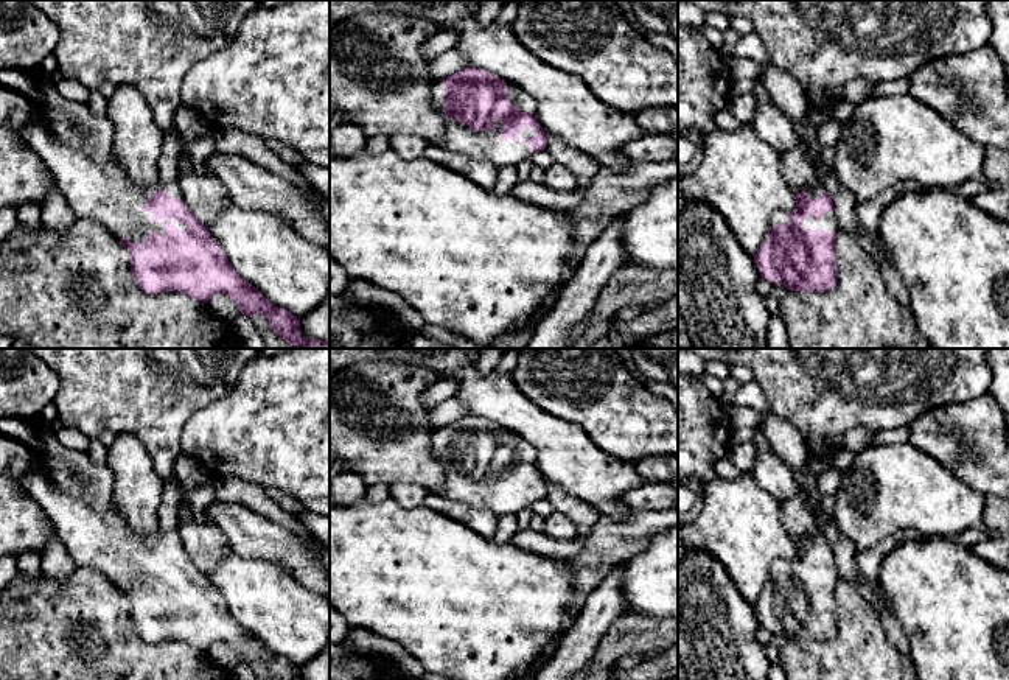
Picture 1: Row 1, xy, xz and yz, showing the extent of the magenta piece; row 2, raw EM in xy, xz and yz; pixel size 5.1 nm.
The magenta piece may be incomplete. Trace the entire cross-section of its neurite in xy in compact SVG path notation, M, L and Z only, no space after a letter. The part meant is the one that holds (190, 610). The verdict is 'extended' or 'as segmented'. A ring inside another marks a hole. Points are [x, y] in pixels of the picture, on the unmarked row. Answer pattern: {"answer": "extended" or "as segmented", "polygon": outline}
{"answer": "extended", "polygon": "M42 419L28 422L40 448L34 451L36 467L22 478L23 489L53 521L72 560L103 573L131 601L131 619L141 640L183 641L202 652L225 643L238 652L241 663L264 663L272 680L302 680L300 666L271 652L233 618L207 573L188 559L177 531L157 529L140 537L129 528L113 506L115 475L109 464L95 464L87 453L65 448Z"}

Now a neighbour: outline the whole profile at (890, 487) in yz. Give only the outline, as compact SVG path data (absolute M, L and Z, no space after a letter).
M911 443L872 445L841 473L832 518L860 557L896 531L913 529L925 537L953 537L969 528L984 529L984 506L986 496Z

